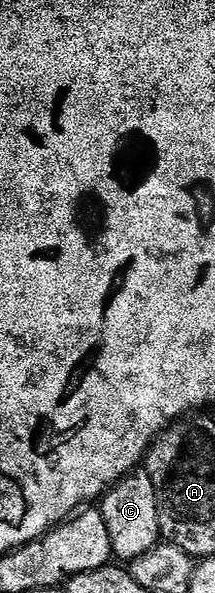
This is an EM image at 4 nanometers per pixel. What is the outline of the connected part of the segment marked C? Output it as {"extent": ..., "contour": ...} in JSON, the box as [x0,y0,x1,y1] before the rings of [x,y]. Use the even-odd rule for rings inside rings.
{"extent":[99,468,162,564],"contour":[[[138,468],[118,480],[100,499],[99,509],[103,520],[107,520],[114,559],[125,564],[134,562],[162,541],[155,484],[151,484],[151,476],[144,468]]]}

